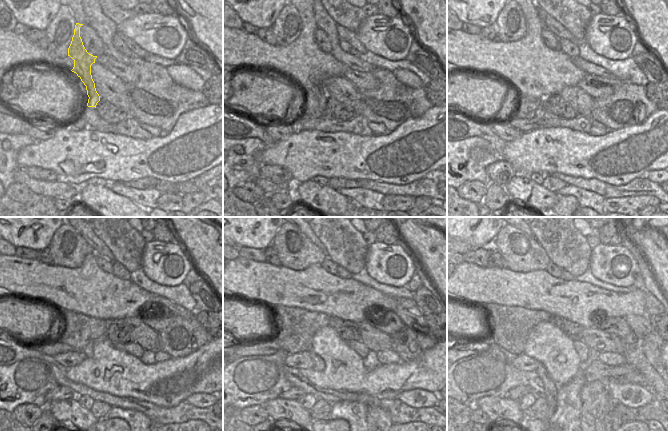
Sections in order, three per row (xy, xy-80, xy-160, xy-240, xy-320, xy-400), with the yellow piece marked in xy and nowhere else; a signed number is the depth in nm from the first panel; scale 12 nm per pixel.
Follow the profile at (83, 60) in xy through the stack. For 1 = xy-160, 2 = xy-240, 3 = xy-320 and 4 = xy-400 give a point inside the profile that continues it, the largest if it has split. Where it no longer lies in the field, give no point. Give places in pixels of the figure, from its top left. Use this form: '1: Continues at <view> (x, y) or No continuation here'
1: Continues at xy-160 (541, 111)
2: Continues at xy-240 (89, 349)
3: Continues at xy-320 (318, 362)
4: Continues at xy-400 (550, 390).

